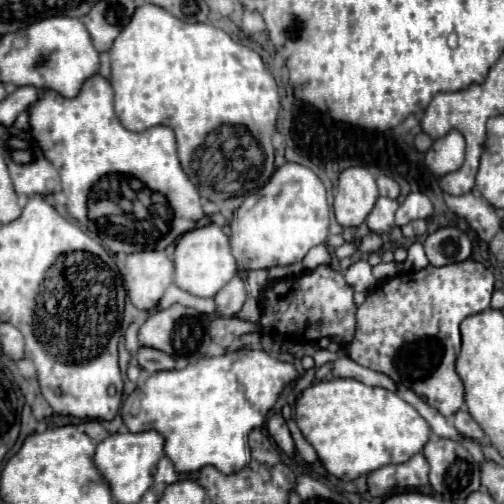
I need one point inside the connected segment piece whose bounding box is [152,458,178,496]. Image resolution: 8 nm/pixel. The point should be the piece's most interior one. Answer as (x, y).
(165, 475)

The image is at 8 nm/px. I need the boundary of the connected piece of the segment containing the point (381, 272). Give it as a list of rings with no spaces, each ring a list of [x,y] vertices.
[[[380,262],[378,266],[374,266],[372,268],[372,274],[374,274],[374,278],[376,280],[388,280],[388,278],[392,278],[394,274],[396,274],[396,262],[390,262],[390,264],[384,264],[384,262]]]

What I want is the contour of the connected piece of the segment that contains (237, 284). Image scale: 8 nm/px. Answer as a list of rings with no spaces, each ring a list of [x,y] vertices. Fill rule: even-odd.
[[[234,276],[216,296],[214,296],[214,304],[216,304],[216,314],[222,318],[232,318],[234,314],[238,314],[242,310],[246,302],[246,284]]]

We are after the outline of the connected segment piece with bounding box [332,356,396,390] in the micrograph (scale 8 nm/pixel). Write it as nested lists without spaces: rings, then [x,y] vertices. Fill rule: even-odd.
[[[340,356],[340,358],[334,360],[332,374],[338,376],[338,378],[354,378],[354,380],[360,380],[368,386],[382,386],[382,388],[388,388],[388,390],[396,390],[396,384],[388,376],[372,372],[372,370],[356,364],[348,356]]]

